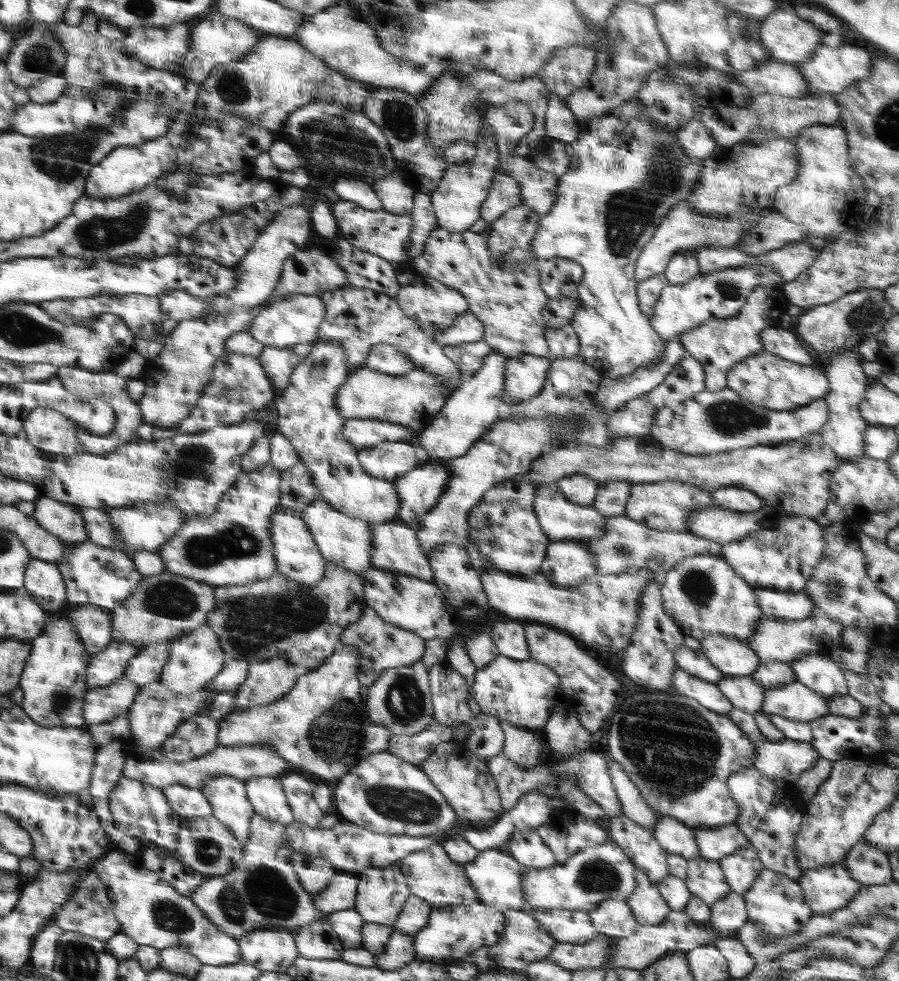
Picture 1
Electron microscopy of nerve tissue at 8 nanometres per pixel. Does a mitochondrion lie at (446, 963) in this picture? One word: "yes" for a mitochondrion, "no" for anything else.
no

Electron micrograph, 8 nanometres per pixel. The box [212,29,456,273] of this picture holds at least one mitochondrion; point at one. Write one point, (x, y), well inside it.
(320, 134)

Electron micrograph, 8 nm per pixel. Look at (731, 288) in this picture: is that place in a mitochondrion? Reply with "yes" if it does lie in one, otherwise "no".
yes

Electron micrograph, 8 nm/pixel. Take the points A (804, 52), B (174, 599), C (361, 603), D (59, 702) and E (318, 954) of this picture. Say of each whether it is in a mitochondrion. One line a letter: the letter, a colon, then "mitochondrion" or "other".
A: other
B: mitochondrion
C: other
D: mitochondrion
E: other

